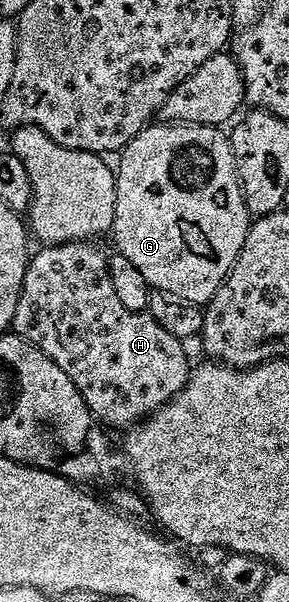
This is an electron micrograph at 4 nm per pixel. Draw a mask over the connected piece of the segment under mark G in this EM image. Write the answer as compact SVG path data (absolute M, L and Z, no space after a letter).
M161 122L156 126L150 126L145 131L140 132L125 149L120 157L120 160L122 159L121 169L118 167L115 172L117 177L117 209L115 210L111 239L117 243L117 248L121 251L118 253L128 264L135 266L135 270L139 270L139 274L143 274L143 278L147 278L150 289L167 290L171 294L179 294L179 298L187 298L187 302L195 302L202 306L208 305L213 295L219 291L229 277L229 273L233 271L251 227L249 208L245 204L245 193L241 191L241 180L237 176L237 163L233 157L233 145L230 137L226 133L224 136L221 132L224 131L220 127L202 126L200 124Z

